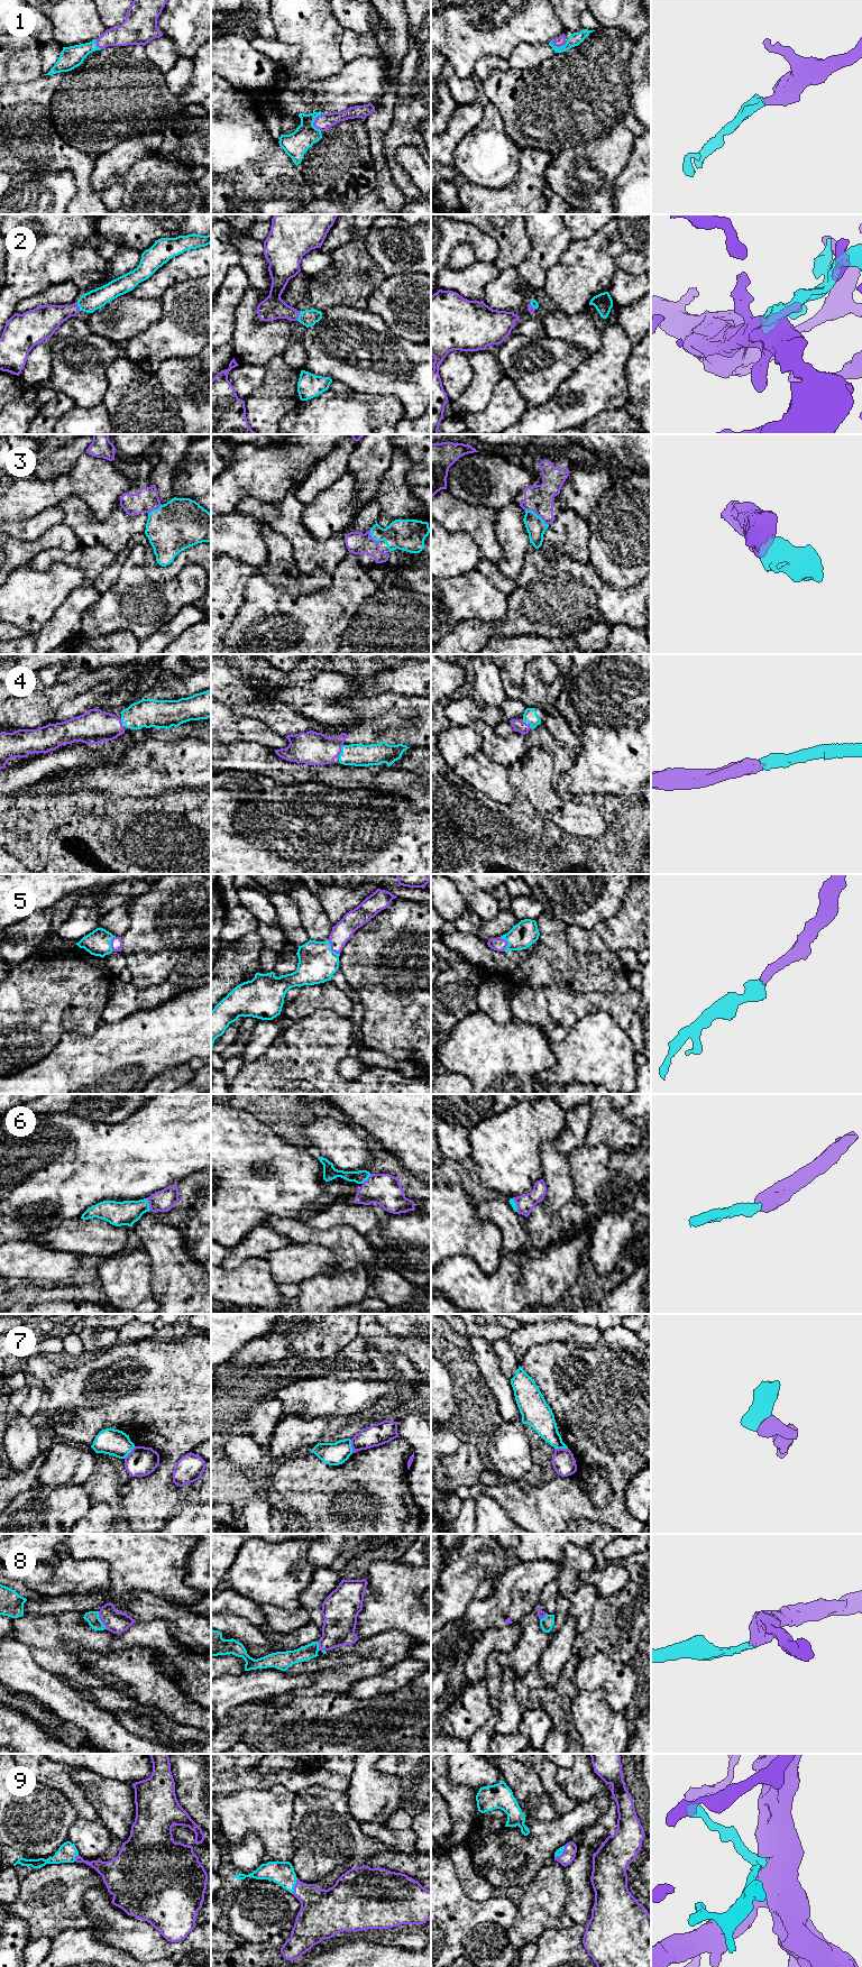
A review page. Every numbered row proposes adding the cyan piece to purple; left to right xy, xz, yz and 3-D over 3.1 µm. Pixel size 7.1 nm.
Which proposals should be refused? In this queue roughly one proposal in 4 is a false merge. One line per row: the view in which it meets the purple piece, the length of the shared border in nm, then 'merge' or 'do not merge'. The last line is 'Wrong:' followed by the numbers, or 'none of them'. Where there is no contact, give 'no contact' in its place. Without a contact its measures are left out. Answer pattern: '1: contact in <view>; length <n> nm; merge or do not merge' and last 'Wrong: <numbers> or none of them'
1: contact in xz; length 130 nm; merge
2: contact in xy; length 70 nm; merge
3: contact in yz; length 200 nm; merge
4: contact in xz; length 100 nm; merge
5: contact in xz; length 140 nm; merge
6: contact in xy; length 90 nm; merge
7: contact in xz; length 100 nm; merge
8: contact in xy; length 140 nm; merge
9: contact in xz; length 120 nm; merge
Wrong: none of them

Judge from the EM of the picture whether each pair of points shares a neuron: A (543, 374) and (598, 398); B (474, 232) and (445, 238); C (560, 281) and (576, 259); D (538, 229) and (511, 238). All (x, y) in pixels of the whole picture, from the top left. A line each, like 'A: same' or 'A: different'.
A: different
B: same
C: same
D: different

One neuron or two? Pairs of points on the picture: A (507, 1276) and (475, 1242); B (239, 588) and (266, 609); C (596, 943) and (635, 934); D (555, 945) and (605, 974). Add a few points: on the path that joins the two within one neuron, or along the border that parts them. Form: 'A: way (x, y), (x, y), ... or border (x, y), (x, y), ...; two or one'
A: border (502, 1256), (491, 1274), (485, 1274), (474, 1259); two
B: border (262, 573), (248, 580), (244, 600), (234, 616); two
C: way (606, 939), (611, 935), (625, 934); one
D: way (567, 957), (581, 972), (593, 972); one

